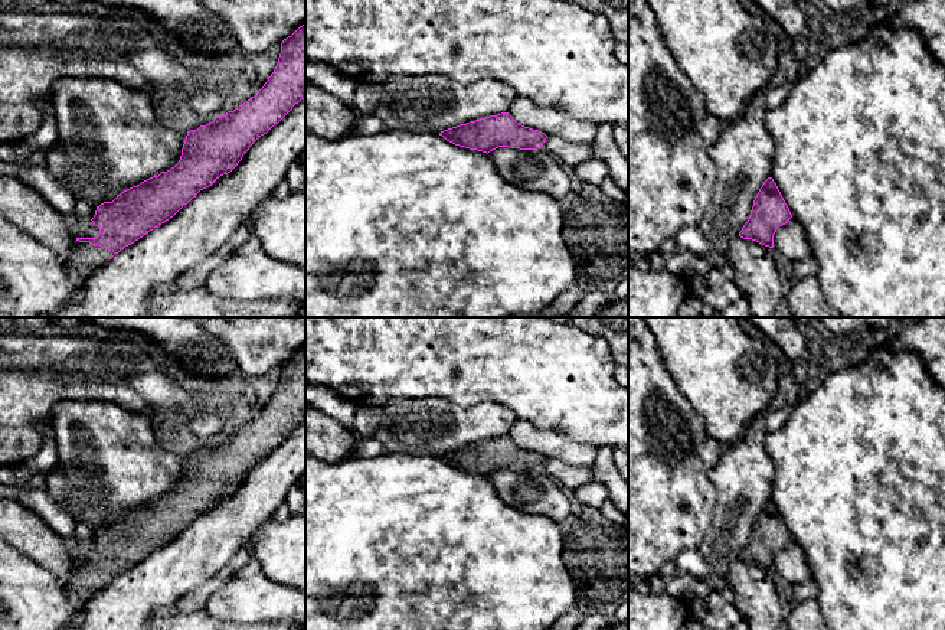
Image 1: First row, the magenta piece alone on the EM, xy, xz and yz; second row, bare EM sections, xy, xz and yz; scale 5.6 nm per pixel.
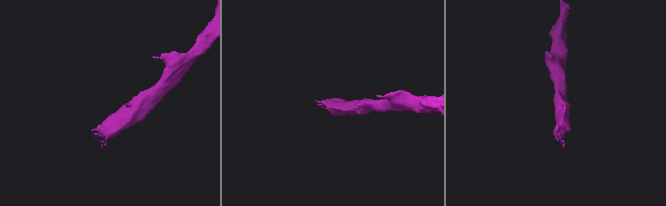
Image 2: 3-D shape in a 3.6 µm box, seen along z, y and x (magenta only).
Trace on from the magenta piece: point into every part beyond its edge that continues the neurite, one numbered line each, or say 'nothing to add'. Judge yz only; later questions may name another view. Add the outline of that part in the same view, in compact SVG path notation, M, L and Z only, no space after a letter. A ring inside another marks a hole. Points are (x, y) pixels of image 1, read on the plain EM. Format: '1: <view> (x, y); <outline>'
nothing to add

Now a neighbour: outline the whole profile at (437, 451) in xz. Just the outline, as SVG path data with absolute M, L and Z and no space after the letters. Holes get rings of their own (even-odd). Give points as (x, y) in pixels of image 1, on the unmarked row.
M409 399L383 408L383 420L373 438L390 453L439 457L460 447L509 435L517 420L514 411L490 401L472 407L460 407L445 399Z

